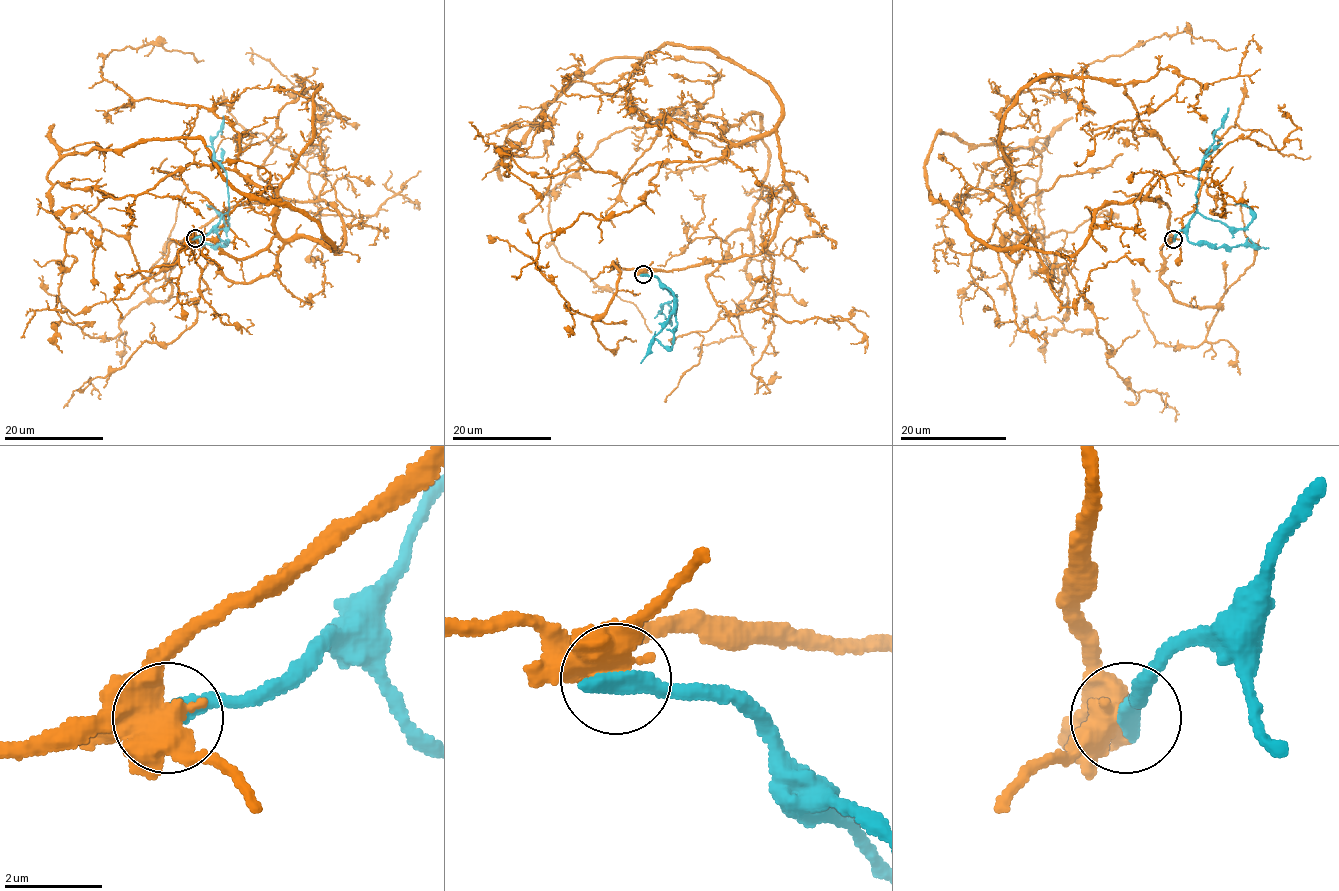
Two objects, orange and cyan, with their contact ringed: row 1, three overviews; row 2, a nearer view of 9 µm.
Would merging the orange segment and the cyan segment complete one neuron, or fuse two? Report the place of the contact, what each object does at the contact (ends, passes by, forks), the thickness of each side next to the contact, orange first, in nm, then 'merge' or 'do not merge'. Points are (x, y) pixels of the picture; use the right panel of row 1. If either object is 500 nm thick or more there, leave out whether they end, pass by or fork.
at (1173, 239); orange forks there; cyan ends there; 480 nm thick on the orange side, 440 nm on the other; do not merge

